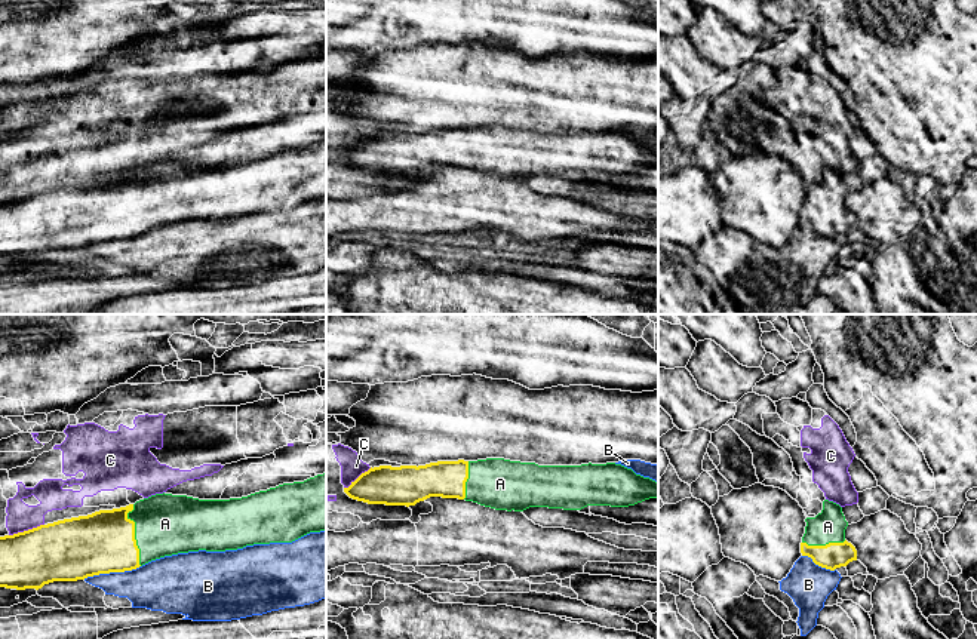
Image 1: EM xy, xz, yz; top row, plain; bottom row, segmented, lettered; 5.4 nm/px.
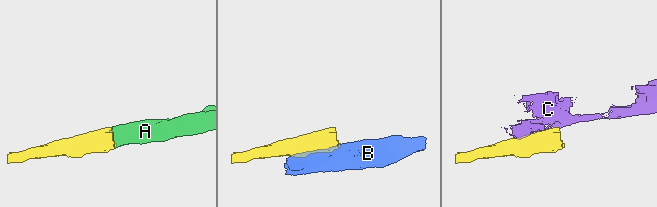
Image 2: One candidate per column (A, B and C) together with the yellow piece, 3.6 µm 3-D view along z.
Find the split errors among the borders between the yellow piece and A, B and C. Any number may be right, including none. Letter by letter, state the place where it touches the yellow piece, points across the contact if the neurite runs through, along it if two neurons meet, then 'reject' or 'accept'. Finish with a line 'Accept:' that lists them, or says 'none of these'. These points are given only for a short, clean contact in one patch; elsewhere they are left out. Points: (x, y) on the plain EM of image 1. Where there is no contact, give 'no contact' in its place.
A: meets yellow in xy at (134, 203); runs through xy (104, 209), (134, 203), (165, 191); accept
B: meets yellow in xy at (111, 239); reject
C: meets yellow in xy at (25, 199); reject
Accept: A

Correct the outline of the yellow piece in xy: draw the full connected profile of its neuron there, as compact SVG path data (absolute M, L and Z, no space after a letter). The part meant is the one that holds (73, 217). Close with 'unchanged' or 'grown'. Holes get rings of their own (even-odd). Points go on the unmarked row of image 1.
M326 141L230 168L199 168L163 160L126 175L99 178L0 205L0 255L39 258L53 249L132 239L178 221L292 211L320 199L326 199Z; grown

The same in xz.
M486 126L437 129L425 133L380 133L362 141L344 160L357 169L385 173L415 173L430 165L458 166L485 175L523 179L529 175L581 178L587 173L629 175L658 165L658 150L621 132L538 133L535 130Z; grown

